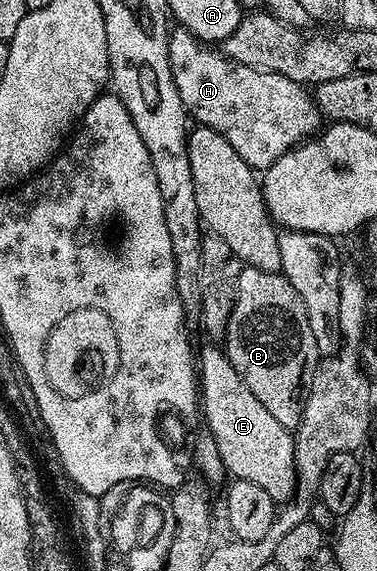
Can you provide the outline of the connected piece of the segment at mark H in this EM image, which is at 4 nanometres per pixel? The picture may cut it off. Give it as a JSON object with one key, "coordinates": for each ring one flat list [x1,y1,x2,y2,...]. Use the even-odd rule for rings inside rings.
{"coordinates":[[171,31,168,58,172,78,176,78,176,90,180,90,180,102,184,102,187,113,193,119,195,116,201,127,216,130,216,134,228,138,232,150,250,168,271,168,295,144,313,137,323,127,324,117,313,95,303,85,284,78,284,74,244,66,210,48,213,47,197,40,191,32]]}

